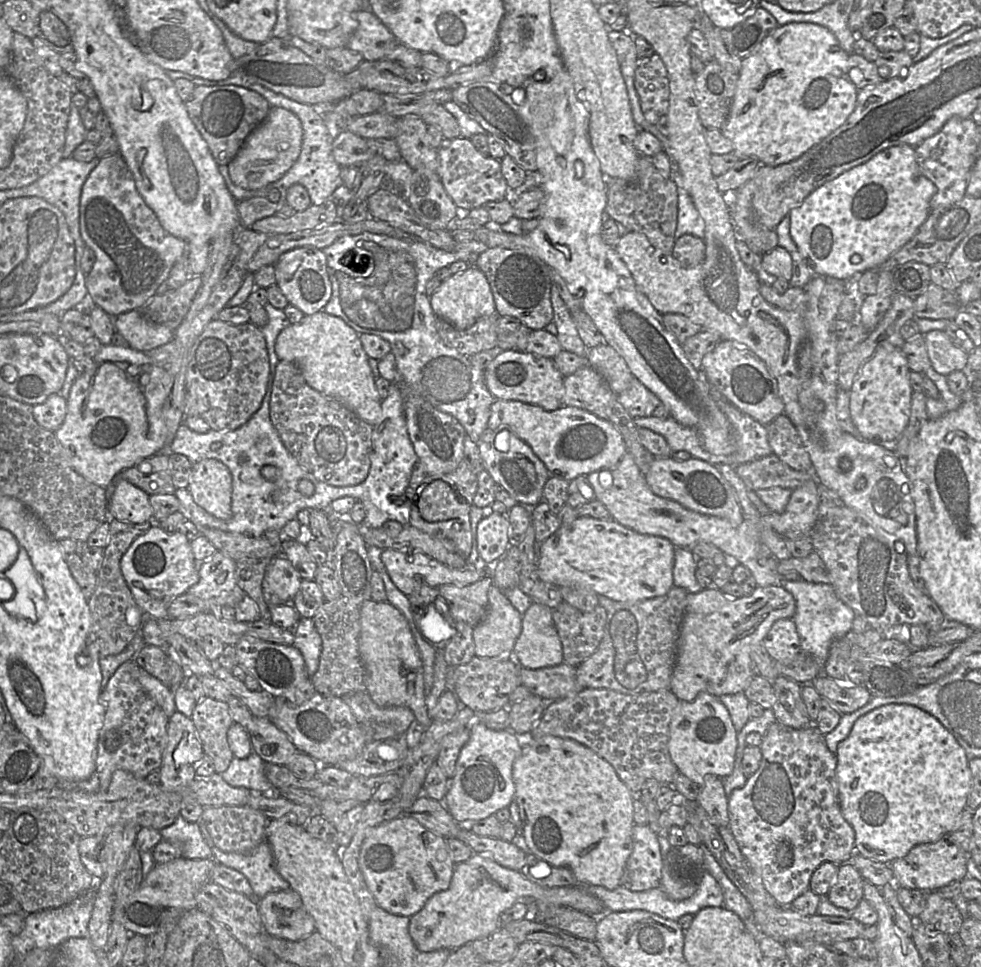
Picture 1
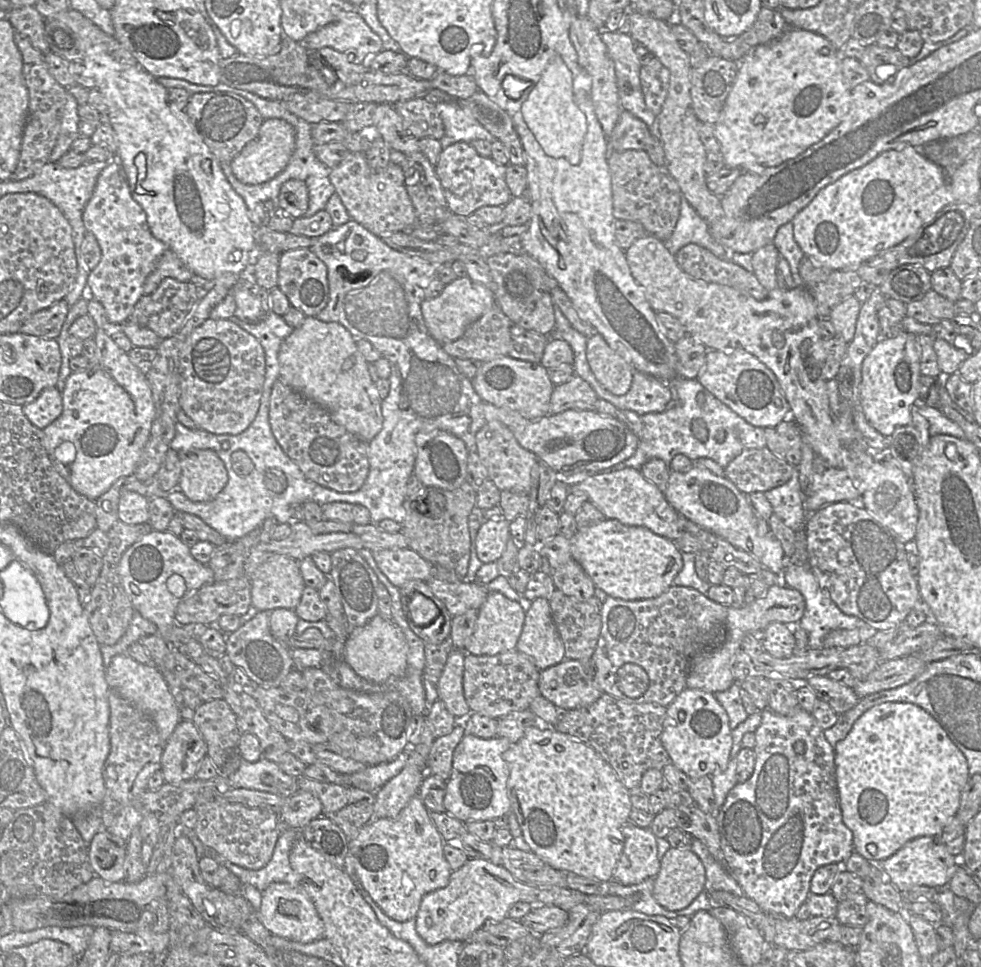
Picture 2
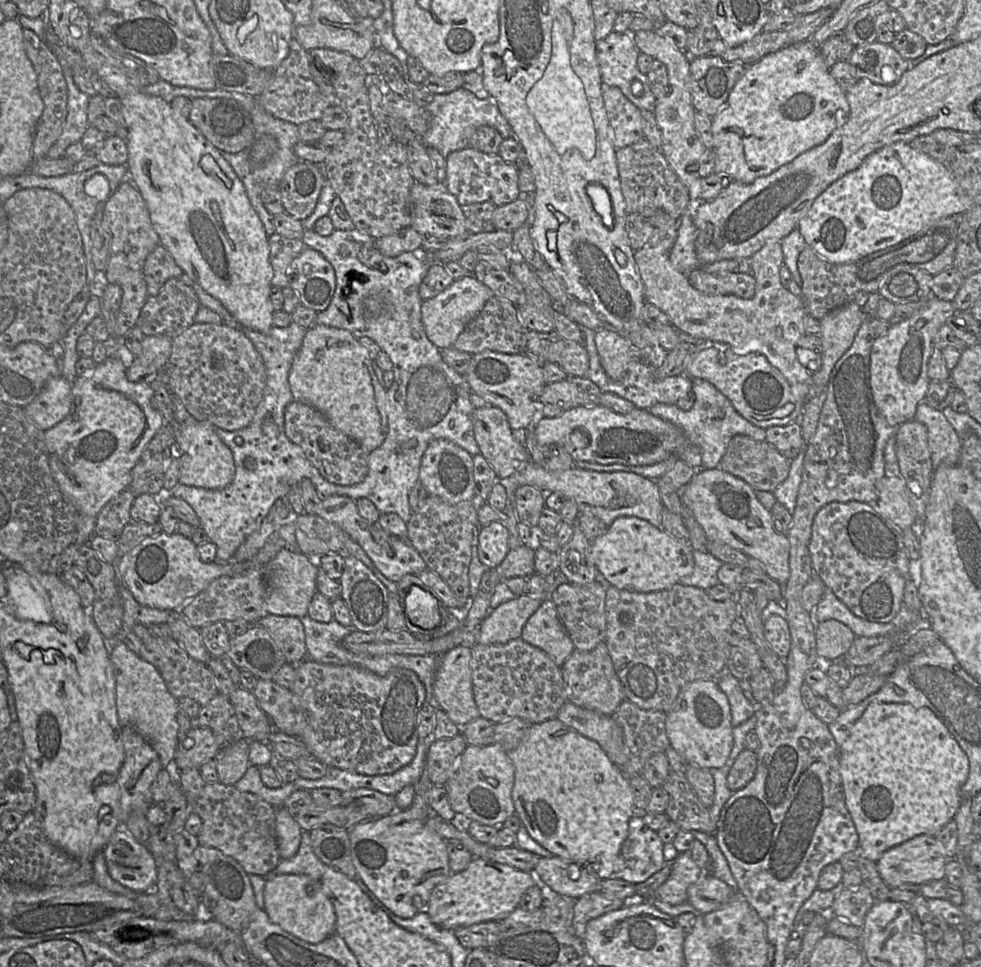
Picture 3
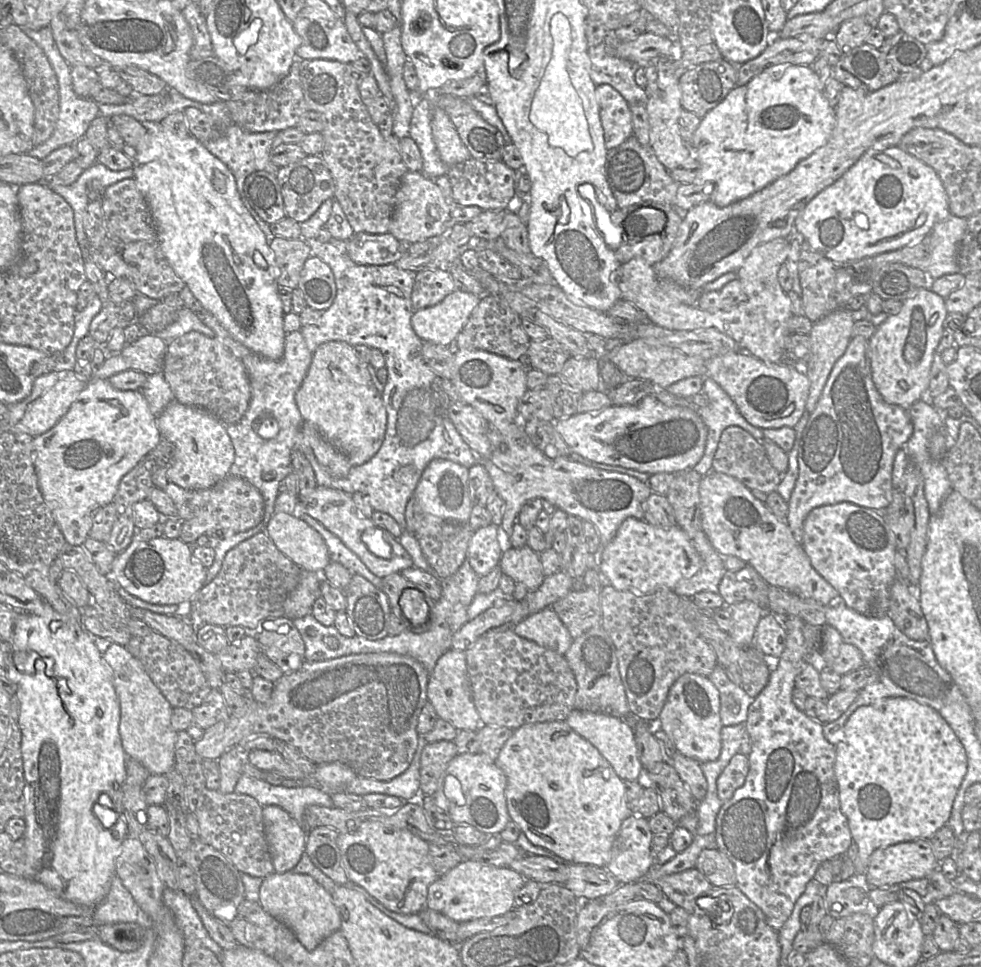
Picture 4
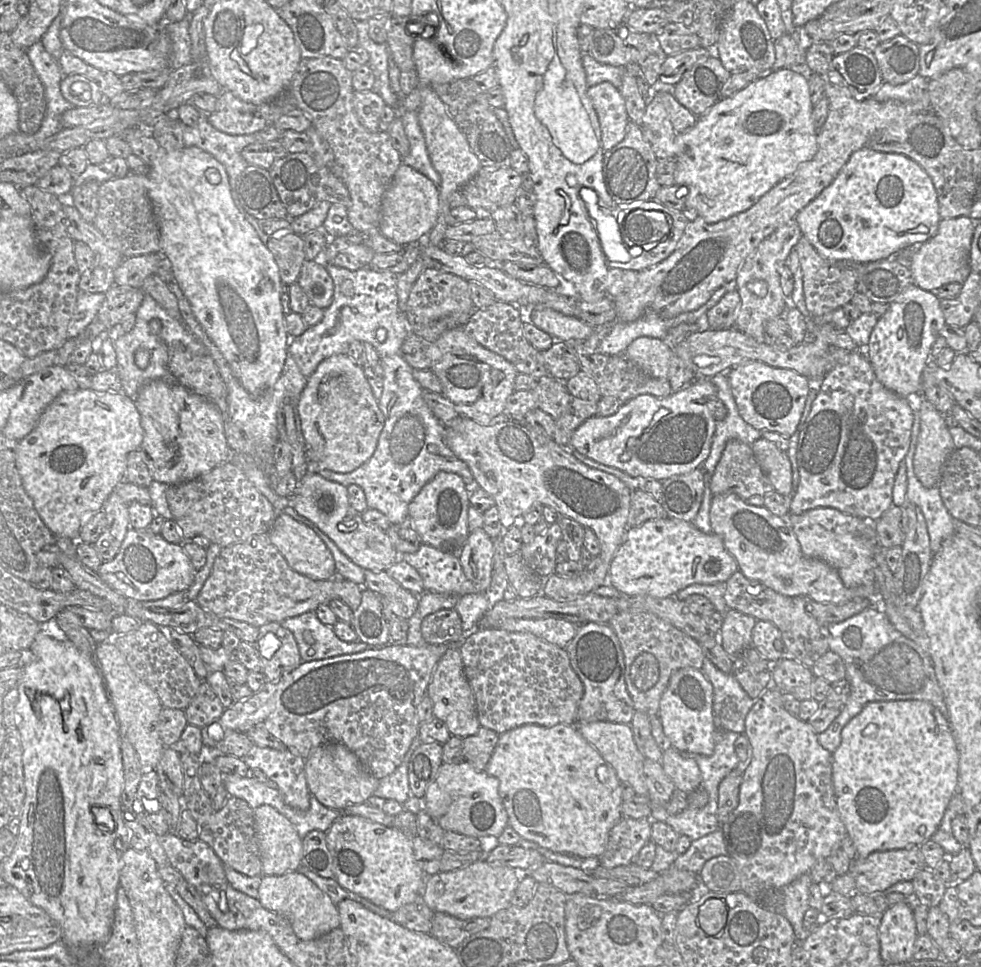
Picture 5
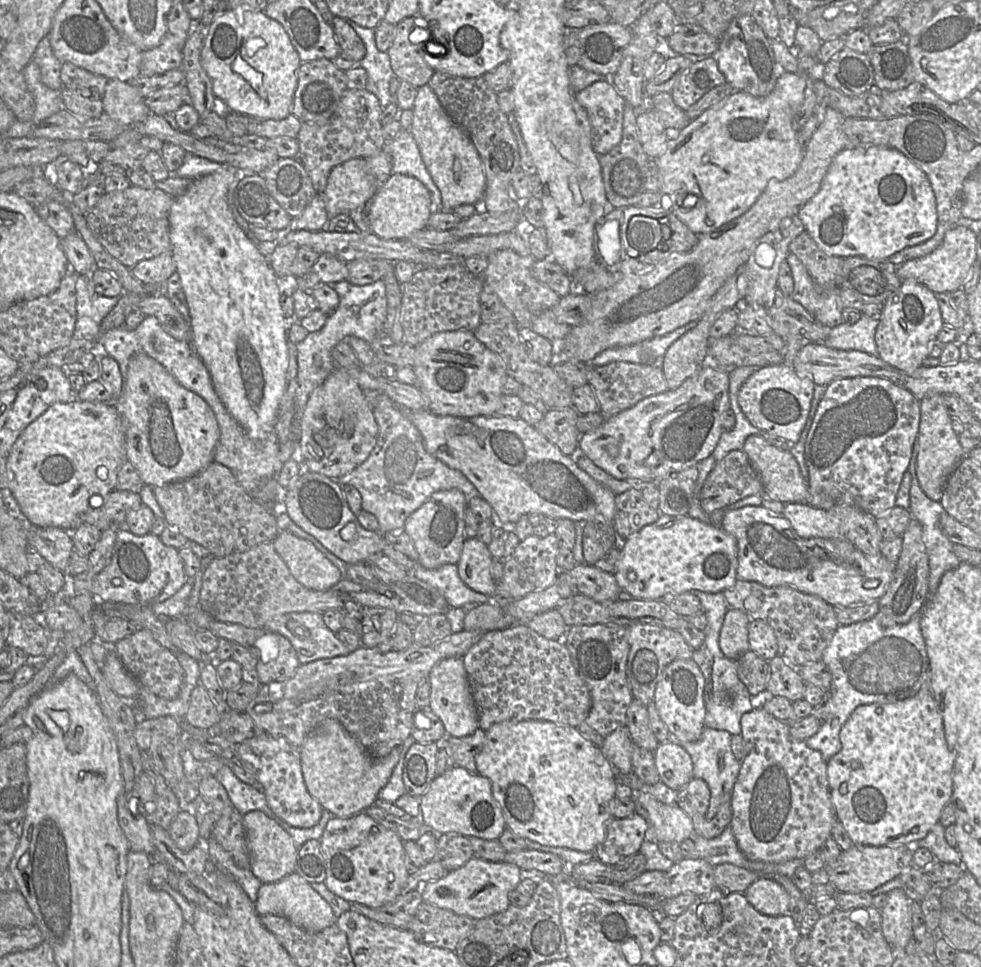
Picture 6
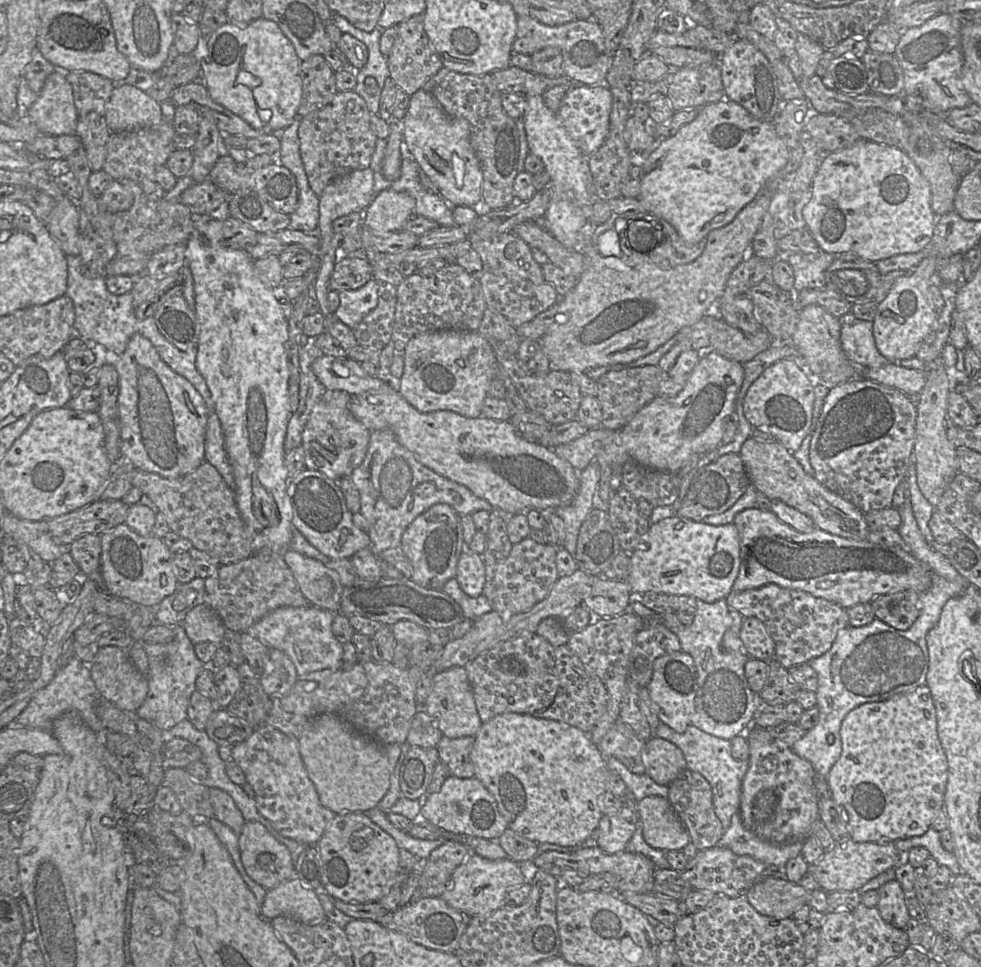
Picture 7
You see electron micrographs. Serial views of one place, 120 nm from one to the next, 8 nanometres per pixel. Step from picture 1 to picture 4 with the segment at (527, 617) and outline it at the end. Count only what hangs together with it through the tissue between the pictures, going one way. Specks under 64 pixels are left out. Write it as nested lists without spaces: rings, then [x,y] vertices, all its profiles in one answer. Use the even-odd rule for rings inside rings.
[[[551,606],[529,615],[516,624],[513,631],[519,637],[560,655],[565,655],[573,641],[568,629]]]

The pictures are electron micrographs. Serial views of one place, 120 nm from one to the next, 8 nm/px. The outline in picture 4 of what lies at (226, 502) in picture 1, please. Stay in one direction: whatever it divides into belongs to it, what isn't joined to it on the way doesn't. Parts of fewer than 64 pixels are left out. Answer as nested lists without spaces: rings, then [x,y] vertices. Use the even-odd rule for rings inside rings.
[[[173,400],[156,418],[163,440],[173,448],[172,465],[167,471],[168,482],[187,490],[202,490],[214,486],[229,475],[234,461],[234,447],[227,428],[208,411]]]

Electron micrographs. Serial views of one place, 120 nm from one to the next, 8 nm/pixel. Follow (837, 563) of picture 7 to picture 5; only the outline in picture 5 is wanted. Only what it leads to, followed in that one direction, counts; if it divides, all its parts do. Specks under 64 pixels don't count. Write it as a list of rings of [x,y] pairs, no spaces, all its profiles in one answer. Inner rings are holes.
[[[735,494],[712,496],[710,523],[713,533],[722,538],[725,548],[735,558],[738,570],[746,578],[778,593],[835,605],[854,598],[878,599],[876,586],[847,588],[833,567],[822,560],[805,556],[788,519],[772,514],[765,506],[749,505]]]

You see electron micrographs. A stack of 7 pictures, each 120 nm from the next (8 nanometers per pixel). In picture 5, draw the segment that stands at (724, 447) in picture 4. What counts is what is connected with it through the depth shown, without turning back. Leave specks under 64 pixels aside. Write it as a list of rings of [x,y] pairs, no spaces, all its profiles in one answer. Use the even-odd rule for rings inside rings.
[[[736,439],[726,443],[709,487],[713,496],[735,494],[743,500],[775,491],[752,448]]]

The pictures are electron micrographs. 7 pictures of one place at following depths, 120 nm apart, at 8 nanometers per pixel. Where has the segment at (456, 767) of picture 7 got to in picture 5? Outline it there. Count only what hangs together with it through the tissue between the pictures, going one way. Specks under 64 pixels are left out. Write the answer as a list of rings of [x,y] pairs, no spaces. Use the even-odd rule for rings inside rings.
[[[480,725],[475,735],[463,738],[463,751],[465,761],[477,771],[484,771],[494,748],[498,742],[499,734]]]

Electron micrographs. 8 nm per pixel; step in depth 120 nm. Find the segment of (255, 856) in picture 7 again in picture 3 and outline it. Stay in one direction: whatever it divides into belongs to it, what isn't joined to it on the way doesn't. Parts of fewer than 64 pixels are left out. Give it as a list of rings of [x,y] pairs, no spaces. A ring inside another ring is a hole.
[[[276,807],[276,835],[281,859],[290,859],[299,850],[303,830],[284,807]]]

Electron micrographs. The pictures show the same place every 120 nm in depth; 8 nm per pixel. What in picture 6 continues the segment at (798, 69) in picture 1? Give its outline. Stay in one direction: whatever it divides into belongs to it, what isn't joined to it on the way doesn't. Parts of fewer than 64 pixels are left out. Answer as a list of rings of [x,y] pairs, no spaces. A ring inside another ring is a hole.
[[[785,72],[776,82],[773,91],[764,97],[755,97],[744,91],[733,91],[718,104],[703,112],[698,118],[692,120],[680,131],[676,139],[669,140],[665,152],[658,158],[654,158],[659,168],[660,193],[669,195],[672,202],[672,213],[675,214],[694,234],[697,236],[710,233],[722,225],[740,217],[747,212],[759,198],[771,180],[784,180],[792,176],[799,168],[805,150],[798,140],[798,131],[793,128],[793,117],[800,110],[804,98],[805,89],[808,85],[808,78],[805,75]]]

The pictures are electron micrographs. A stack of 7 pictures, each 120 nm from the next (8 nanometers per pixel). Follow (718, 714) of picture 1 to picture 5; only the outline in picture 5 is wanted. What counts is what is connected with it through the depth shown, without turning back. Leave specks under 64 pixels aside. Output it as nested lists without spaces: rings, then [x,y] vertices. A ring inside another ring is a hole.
[[[681,668],[673,672],[660,699],[658,716],[663,731],[679,752],[710,756],[714,752],[713,686],[701,669]]]

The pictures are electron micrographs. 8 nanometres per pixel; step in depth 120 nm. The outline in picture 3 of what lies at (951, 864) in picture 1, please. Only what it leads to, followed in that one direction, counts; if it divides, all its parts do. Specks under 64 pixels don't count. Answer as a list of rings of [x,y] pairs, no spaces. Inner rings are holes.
[[[921,834],[885,851],[877,861],[877,868],[884,882],[890,888],[897,888],[907,884],[922,885],[945,879],[947,861],[948,858],[937,838]]]

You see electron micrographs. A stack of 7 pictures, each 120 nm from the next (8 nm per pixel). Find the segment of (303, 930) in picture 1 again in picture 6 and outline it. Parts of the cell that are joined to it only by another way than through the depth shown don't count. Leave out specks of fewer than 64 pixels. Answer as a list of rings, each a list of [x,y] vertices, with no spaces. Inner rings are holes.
[[[295,871],[279,881],[262,883],[255,908],[260,916],[281,915],[309,932],[320,932],[335,924],[337,920],[329,903]]]

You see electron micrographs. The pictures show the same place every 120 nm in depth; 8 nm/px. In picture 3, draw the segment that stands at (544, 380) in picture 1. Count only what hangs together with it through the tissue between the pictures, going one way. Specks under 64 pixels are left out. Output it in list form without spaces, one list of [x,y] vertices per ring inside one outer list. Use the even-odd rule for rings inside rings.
[[[483,351],[473,354],[465,379],[471,391],[482,397],[490,406],[501,409],[512,430],[533,425],[538,416],[538,401],[546,387],[542,367],[523,354],[505,354]]]

